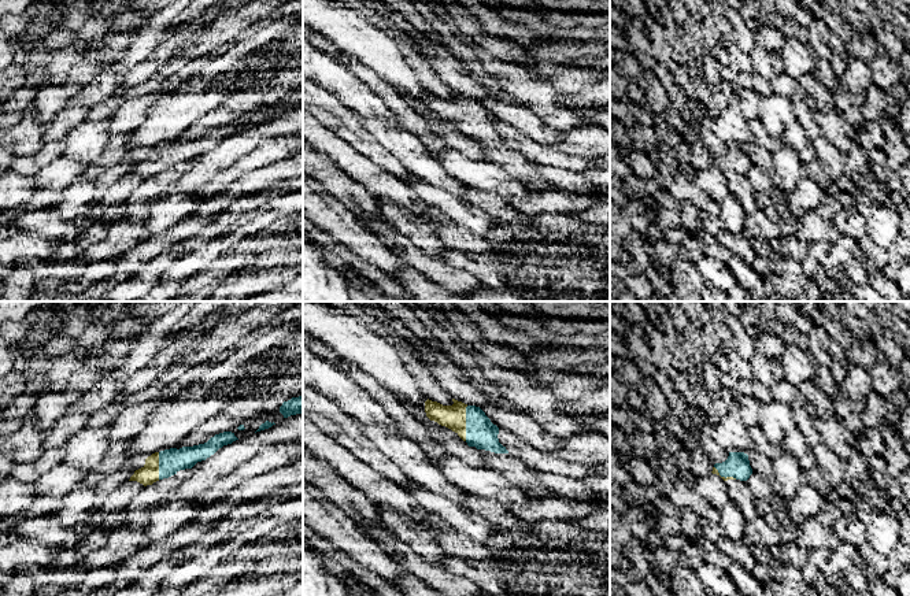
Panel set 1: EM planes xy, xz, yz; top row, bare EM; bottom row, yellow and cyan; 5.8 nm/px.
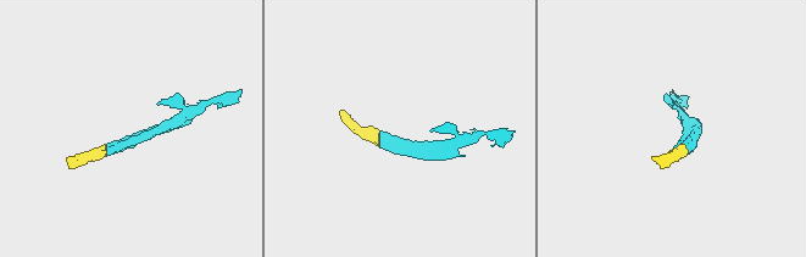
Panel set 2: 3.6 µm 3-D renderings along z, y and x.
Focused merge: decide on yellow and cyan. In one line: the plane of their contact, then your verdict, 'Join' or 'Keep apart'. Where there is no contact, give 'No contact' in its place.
Touches yellow in xz. Join

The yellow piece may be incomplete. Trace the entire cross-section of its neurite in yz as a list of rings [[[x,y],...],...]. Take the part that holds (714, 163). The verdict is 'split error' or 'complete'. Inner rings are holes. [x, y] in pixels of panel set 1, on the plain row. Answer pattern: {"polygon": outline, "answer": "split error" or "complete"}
{"polygon": [[[729,145],[728,152],[722,156],[715,156],[711,166],[720,169],[724,174],[747,174],[752,167],[752,162],[747,147]]], "answer": "split error"}

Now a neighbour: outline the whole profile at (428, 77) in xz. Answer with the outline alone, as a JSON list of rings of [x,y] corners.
[[[386,21],[381,29],[389,34],[392,34],[400,48],[402,56],[406,59],[408,66],[415,71],[421,85],[432,95],[437,95],[443,99],[452,99],[452,89],[444,84],[441,77],[432,67],[430,62],[428,62],[414,47],[411,40],[404,38],[397,33],[395,25]]]

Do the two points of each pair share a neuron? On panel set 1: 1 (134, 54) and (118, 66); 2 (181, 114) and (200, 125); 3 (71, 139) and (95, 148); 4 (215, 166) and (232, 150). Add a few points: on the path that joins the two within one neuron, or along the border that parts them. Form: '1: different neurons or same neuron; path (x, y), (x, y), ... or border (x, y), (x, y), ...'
1: same neuron; path (130, 58), (122, 65)
2: different neurons; border (222, 103), (199, 117), (180, 136)
3: same neuron; path (77, 141), (89, 143)
4: same neuron; path (219, 162), (228, 154)

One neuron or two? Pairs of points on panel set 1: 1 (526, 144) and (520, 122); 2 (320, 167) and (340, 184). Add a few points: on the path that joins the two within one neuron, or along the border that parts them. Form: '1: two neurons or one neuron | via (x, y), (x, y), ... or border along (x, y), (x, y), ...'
1: two neurons | border along (499, 121), (514, 126), (540, 143), (551, 144)
2: one neuron | via (325, 173), (335, 182)

